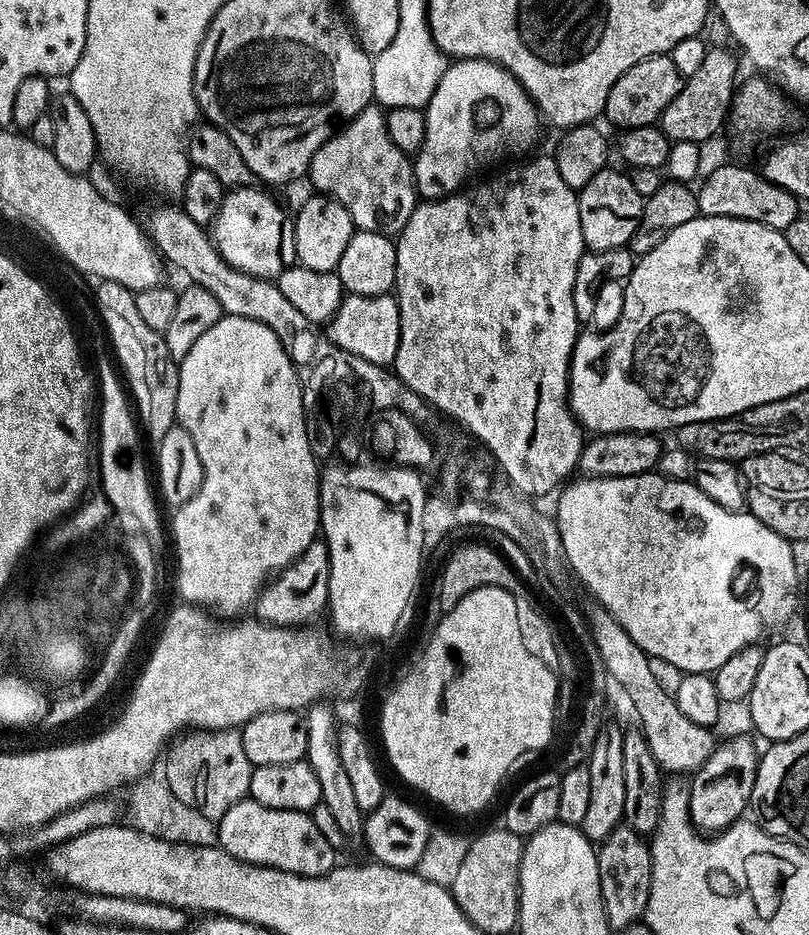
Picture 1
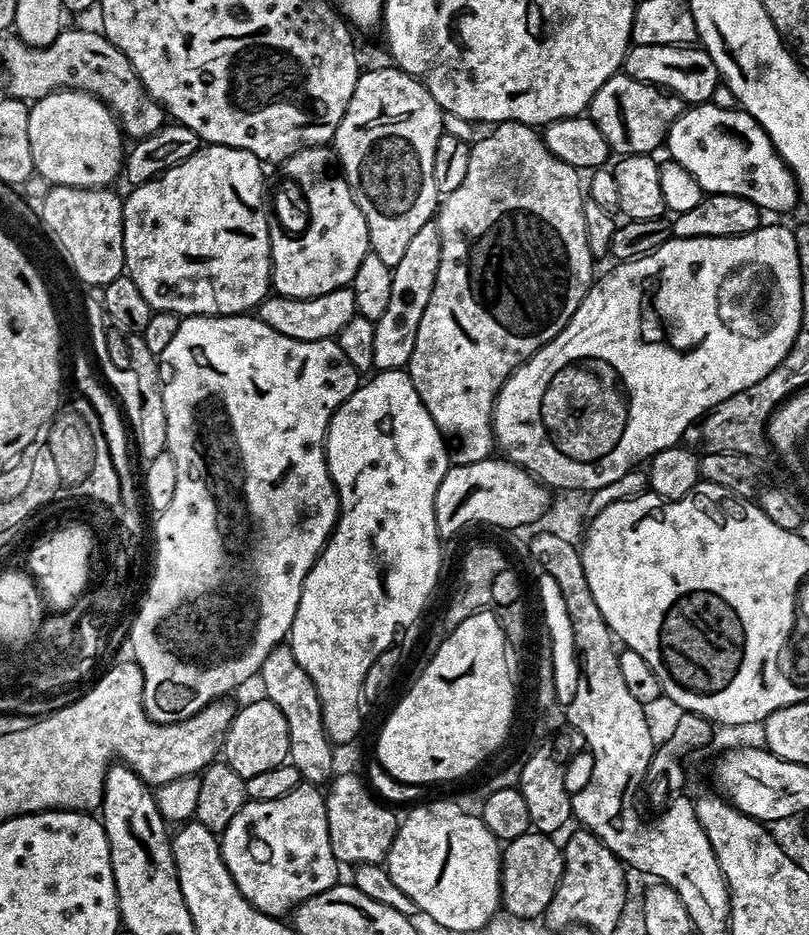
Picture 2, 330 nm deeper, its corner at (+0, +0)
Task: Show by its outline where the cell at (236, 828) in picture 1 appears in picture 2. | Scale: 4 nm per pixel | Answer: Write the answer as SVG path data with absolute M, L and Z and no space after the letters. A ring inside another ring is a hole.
M302 782L286 798L274 798L270 802L248 800L230 818L230 826L219 837L222 858L226 862L226 870L234 878L238 890L260 912L277 918L287 917L306 898L314 898L314 894L330 890L338 882L336 868L338 862L334 858L334 850L330 850L330 830L326 826L325 793L317 785Z

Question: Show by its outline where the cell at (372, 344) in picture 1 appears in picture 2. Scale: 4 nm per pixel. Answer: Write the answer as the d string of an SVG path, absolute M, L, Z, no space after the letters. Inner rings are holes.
M430 222L410 238L406 254L402 254L398 266L392 269L390 303L382 318L374 323L374 362L372 368L385 372L395 368L407 369L410 354L414 354L414 338L418 338L418 322L422 322L422 310L430 302L430 290L434 290L434 278L438 274L440 235L435 222Z

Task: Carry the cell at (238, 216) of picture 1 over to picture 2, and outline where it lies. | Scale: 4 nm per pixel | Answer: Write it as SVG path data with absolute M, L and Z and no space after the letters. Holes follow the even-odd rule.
M204 144L178 166L170 166L160 176L135 185L124 201L124 267L126 274L138 286L142 298L152 307L153 312L173 312L181 318L185 316L239 316L259 309L264 297L272 287L272 255L270 254L270 230L266 207L266 184L264 188L265 165L250 150L238 150L234 146Z

